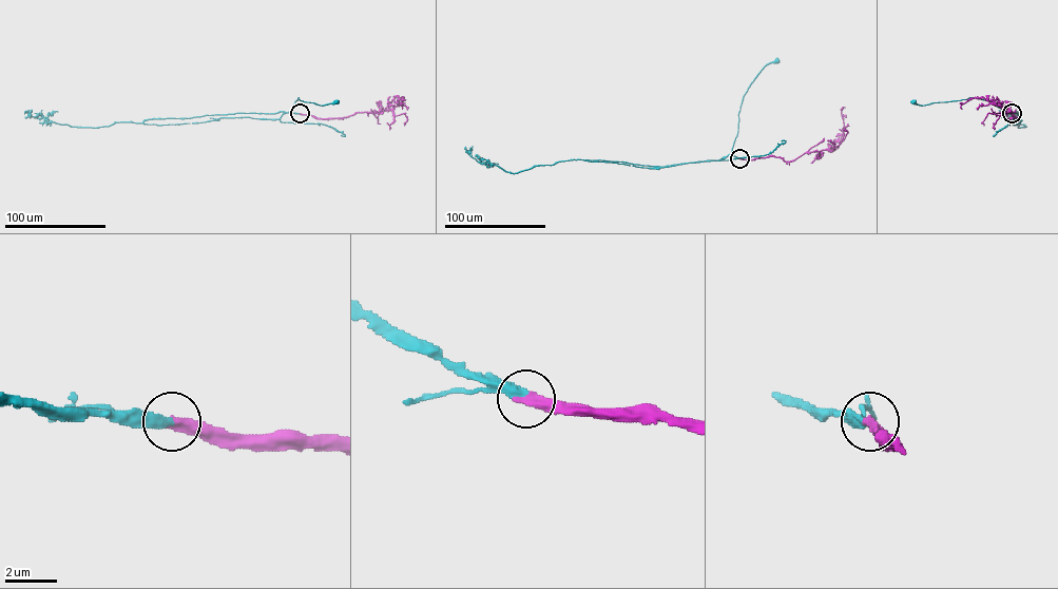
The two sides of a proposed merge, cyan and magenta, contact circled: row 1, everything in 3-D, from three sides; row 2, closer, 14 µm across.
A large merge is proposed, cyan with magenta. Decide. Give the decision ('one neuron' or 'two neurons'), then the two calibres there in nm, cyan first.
one neuron; 400 nm thick on the cyan side, 420 nm on the other

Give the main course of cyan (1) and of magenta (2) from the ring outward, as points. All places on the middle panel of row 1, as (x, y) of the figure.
1: (739, 158), (731, 154), (743, 96), (764, 67), (776, 60)
2: (739, 158), (773, 156), (790, 162), (806, 152), (832, 151), (844, 133), (842, 109)

